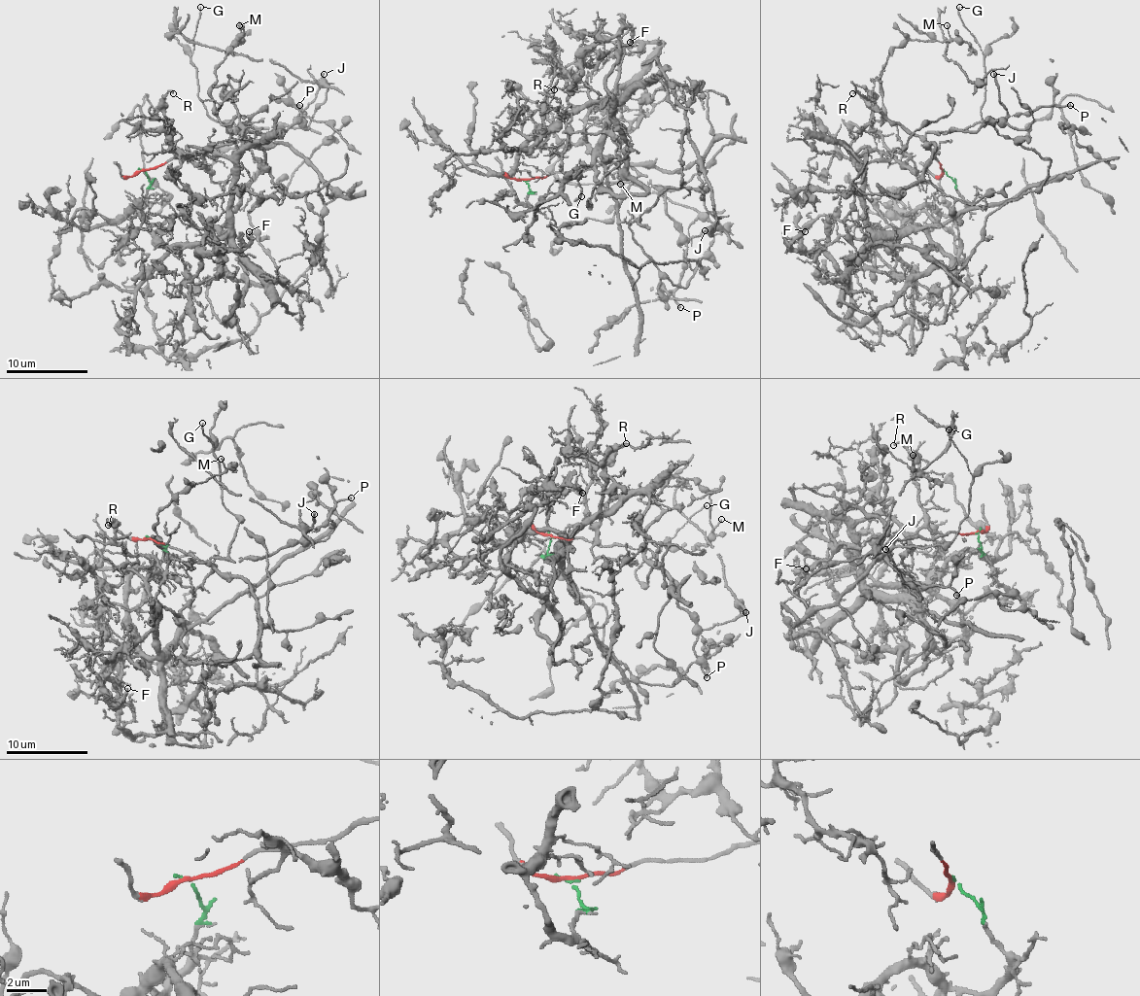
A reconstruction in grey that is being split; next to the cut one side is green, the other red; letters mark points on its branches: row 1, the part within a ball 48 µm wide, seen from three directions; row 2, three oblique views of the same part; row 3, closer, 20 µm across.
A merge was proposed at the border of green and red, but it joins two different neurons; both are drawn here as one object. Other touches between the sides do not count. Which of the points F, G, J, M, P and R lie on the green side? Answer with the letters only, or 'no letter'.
F, R

